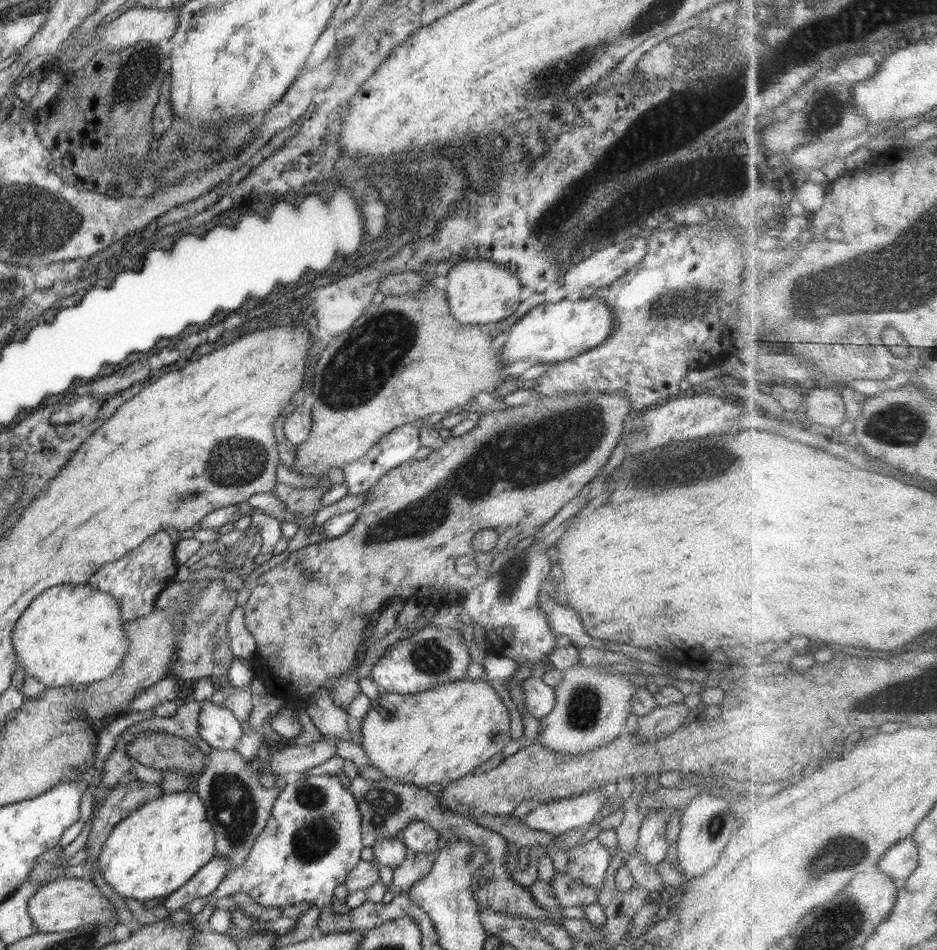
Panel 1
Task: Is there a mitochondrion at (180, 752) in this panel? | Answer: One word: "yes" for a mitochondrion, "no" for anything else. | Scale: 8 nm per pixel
no

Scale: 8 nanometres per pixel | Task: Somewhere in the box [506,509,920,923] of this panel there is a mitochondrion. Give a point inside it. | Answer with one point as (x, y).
(841, 851)

